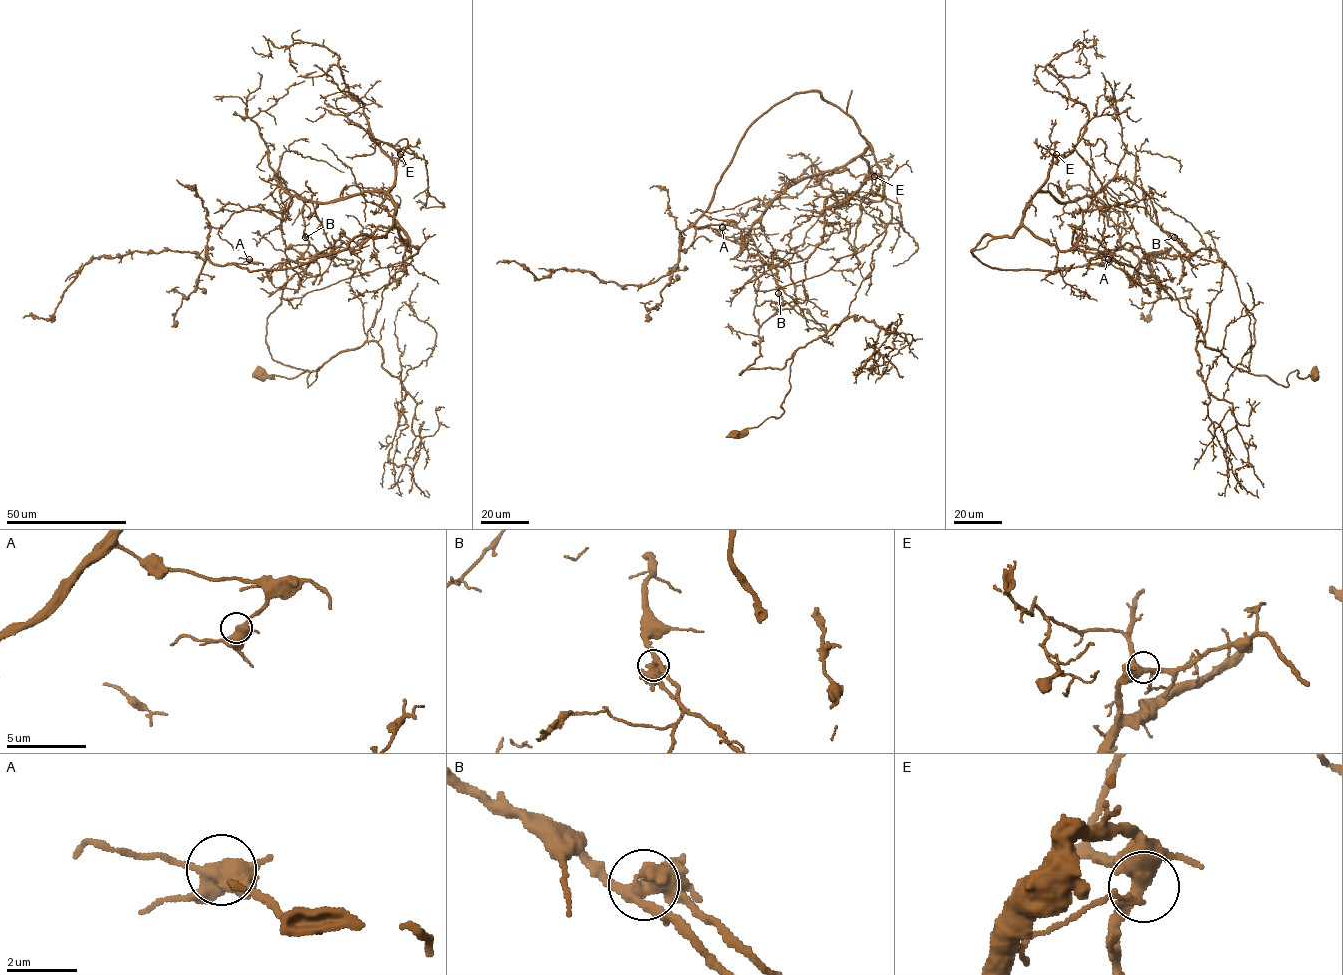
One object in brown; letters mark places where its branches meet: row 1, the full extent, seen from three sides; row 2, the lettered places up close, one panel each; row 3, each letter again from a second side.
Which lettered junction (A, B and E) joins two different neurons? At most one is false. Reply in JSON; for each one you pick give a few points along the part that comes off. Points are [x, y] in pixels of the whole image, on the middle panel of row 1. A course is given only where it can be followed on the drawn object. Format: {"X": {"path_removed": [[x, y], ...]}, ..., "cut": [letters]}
{"B": {"path_removed": [[778, 293], [760, 355], [739, 374], [783, 368], [854, 316], [880, 328], [861, 368], [885, 354], [899, 376]]}, "cut": ["B"]}

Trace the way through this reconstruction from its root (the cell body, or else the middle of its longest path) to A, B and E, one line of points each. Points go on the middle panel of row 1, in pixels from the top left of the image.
A: (734, 434), (871, 271), (857, 124), (774, 104), (722, 227)
B: (734, 434), (783, 412), (792, 357), (782, 368), (739, 374), (760, 355), (759, 330), (781, 306), (778, 293)
E: (734, 434), (780, 417), (795, 352), (849, 313), (891, 218), (881, 169), (868, 142), (862, 156), (874, 176)

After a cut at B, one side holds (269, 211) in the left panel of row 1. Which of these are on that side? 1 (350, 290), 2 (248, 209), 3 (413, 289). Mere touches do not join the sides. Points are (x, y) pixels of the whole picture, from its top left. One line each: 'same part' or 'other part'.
1: other part
2: same part
3: other part

